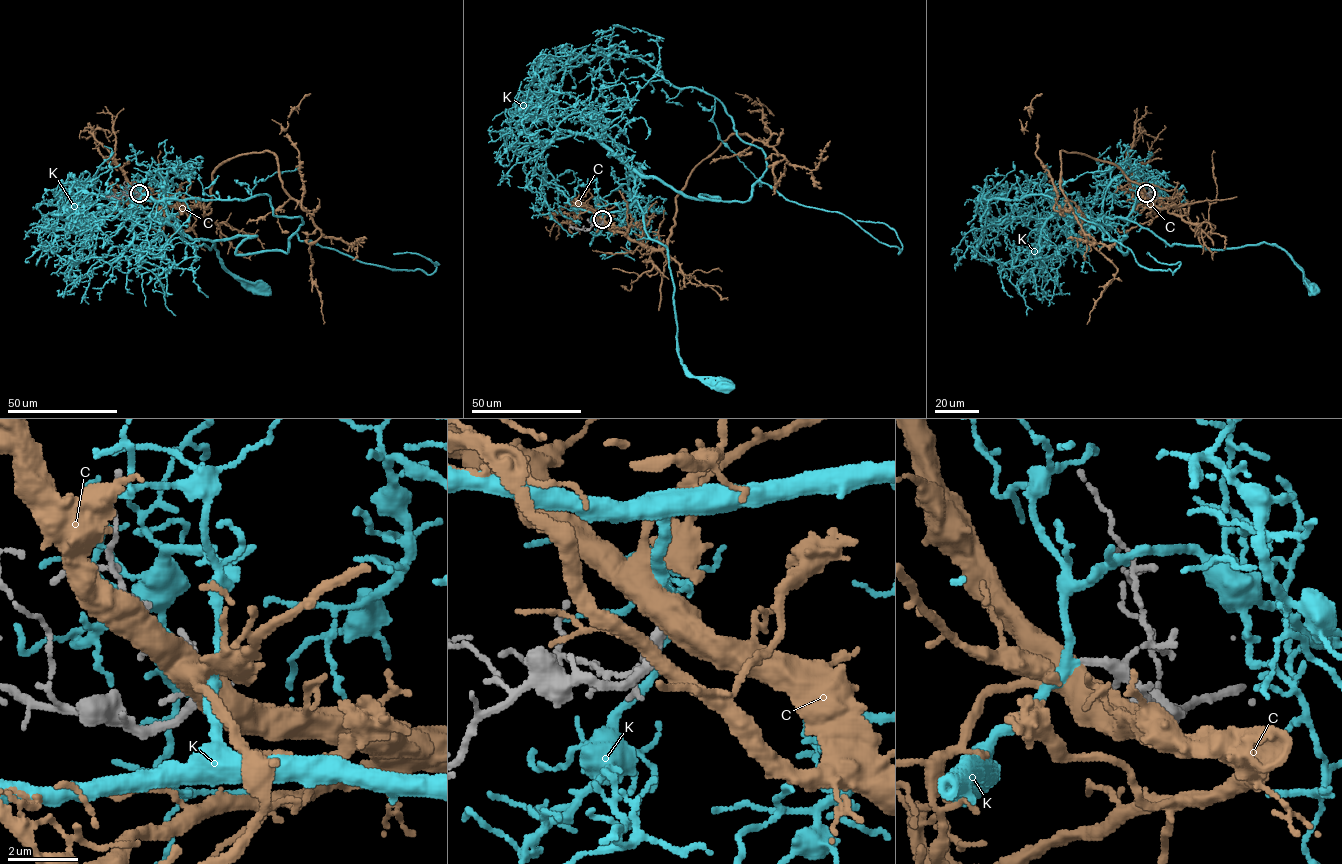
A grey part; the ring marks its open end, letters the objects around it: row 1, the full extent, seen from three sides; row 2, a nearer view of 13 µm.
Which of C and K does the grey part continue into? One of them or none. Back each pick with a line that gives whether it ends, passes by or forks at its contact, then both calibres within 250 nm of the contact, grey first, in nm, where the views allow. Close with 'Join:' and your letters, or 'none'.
K: it passes by; calibres 280 and 300 nm
Join: K

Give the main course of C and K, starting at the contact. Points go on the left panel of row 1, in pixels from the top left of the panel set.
C: (139, 193), (207, 208), (223, 162), (267, 151), (282, 188), (306, 210), (299, 151), (285, 131), (310, 94)
K: (139, 193), (140, 199), (160, 202), (188, 242), (210, 249), (213, 242), (230, 272), (261, 291)

